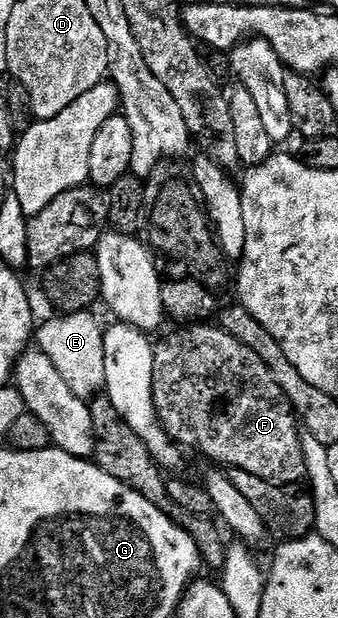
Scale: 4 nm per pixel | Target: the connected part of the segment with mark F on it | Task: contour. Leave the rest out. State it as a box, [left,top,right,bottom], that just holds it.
[152,325,306,484]

